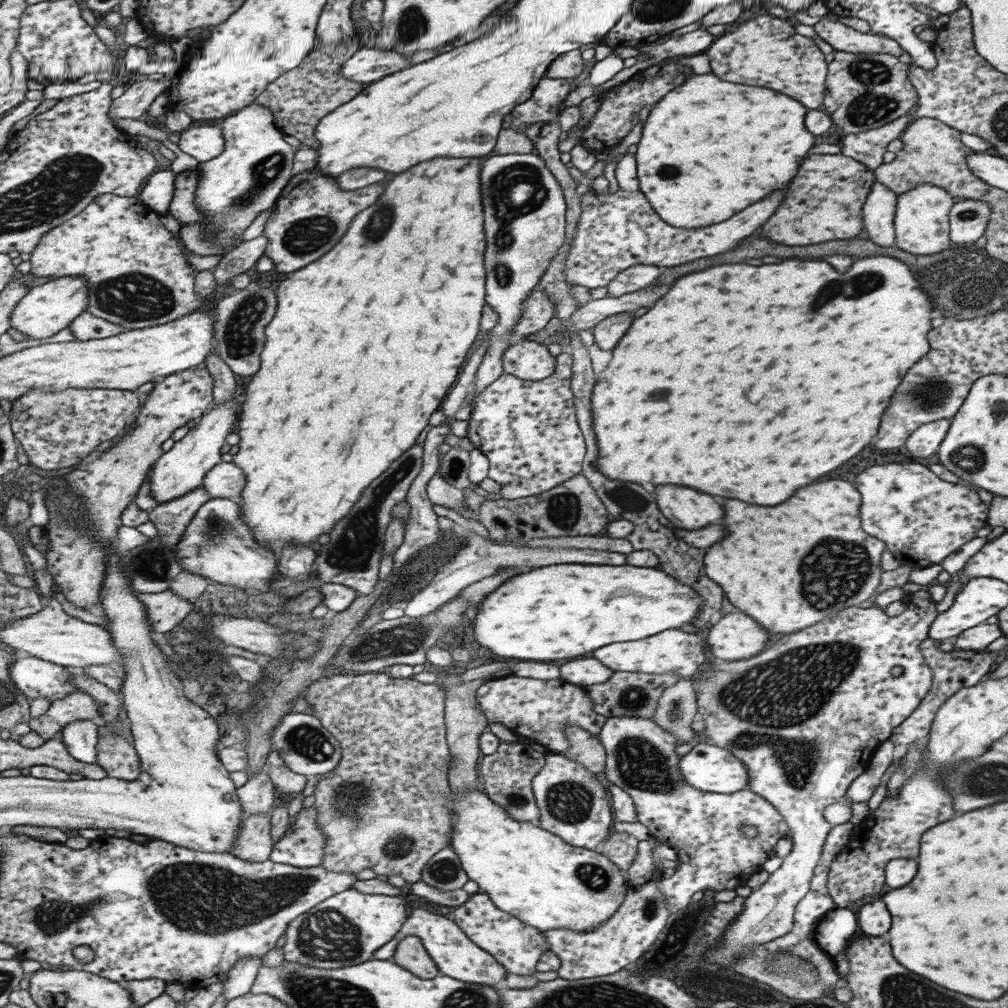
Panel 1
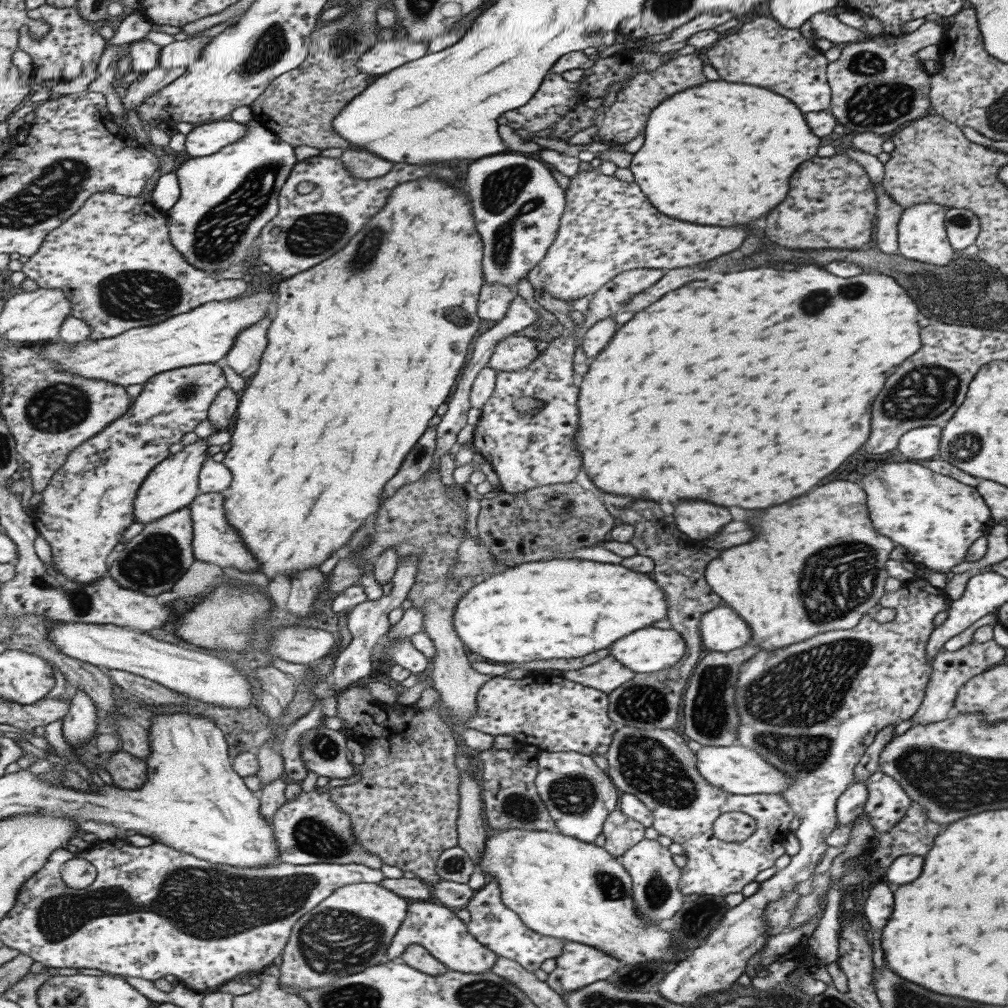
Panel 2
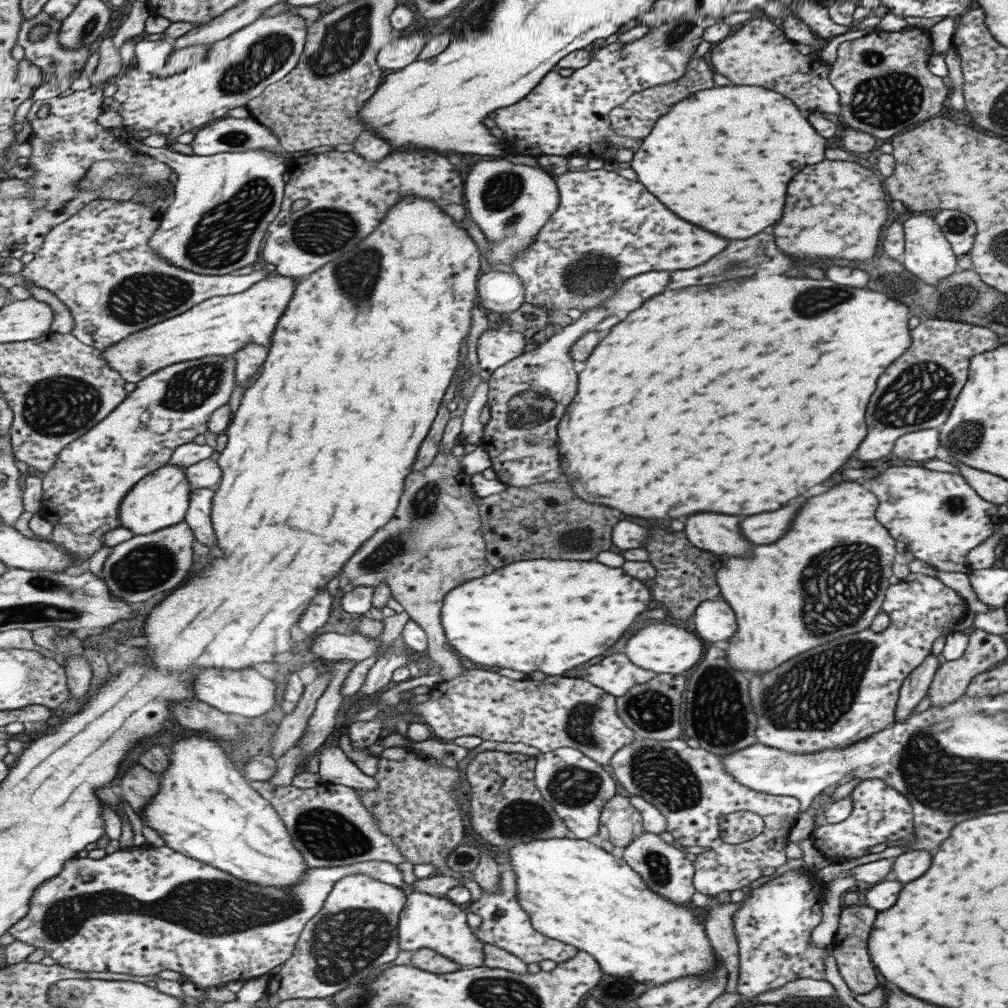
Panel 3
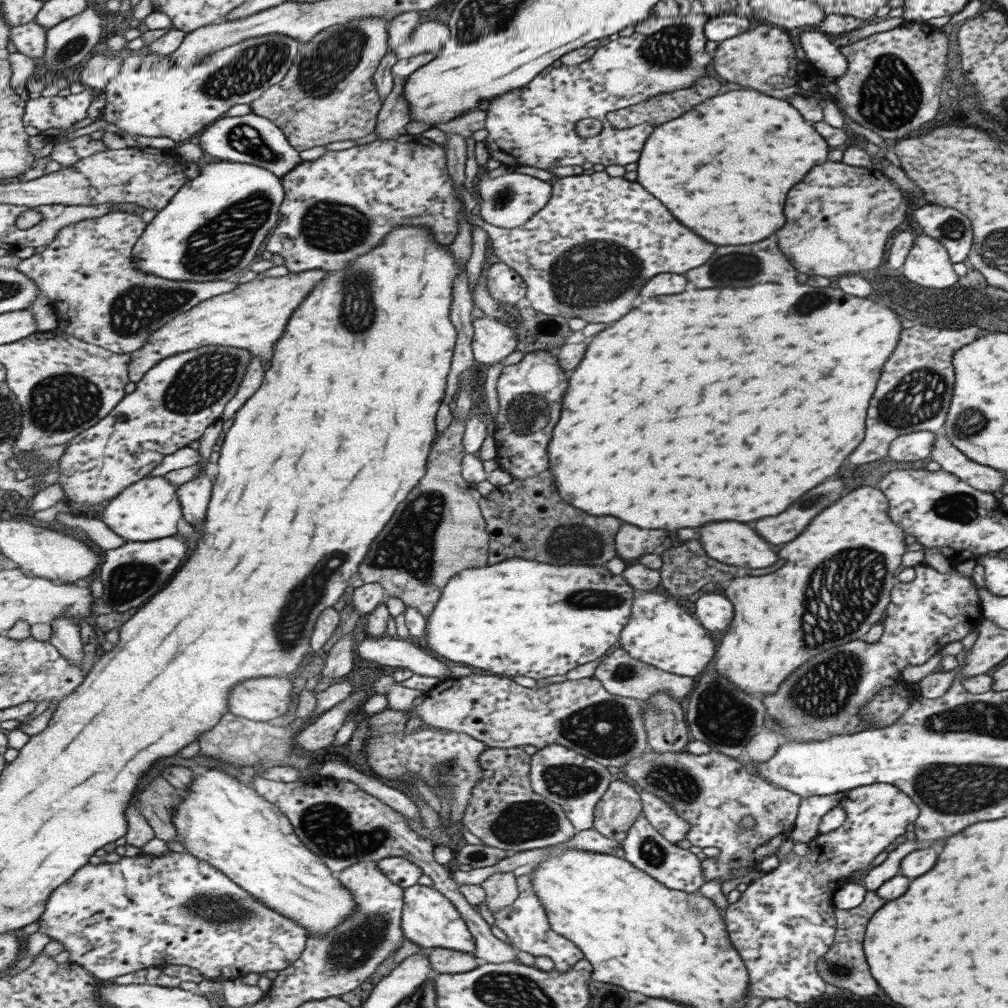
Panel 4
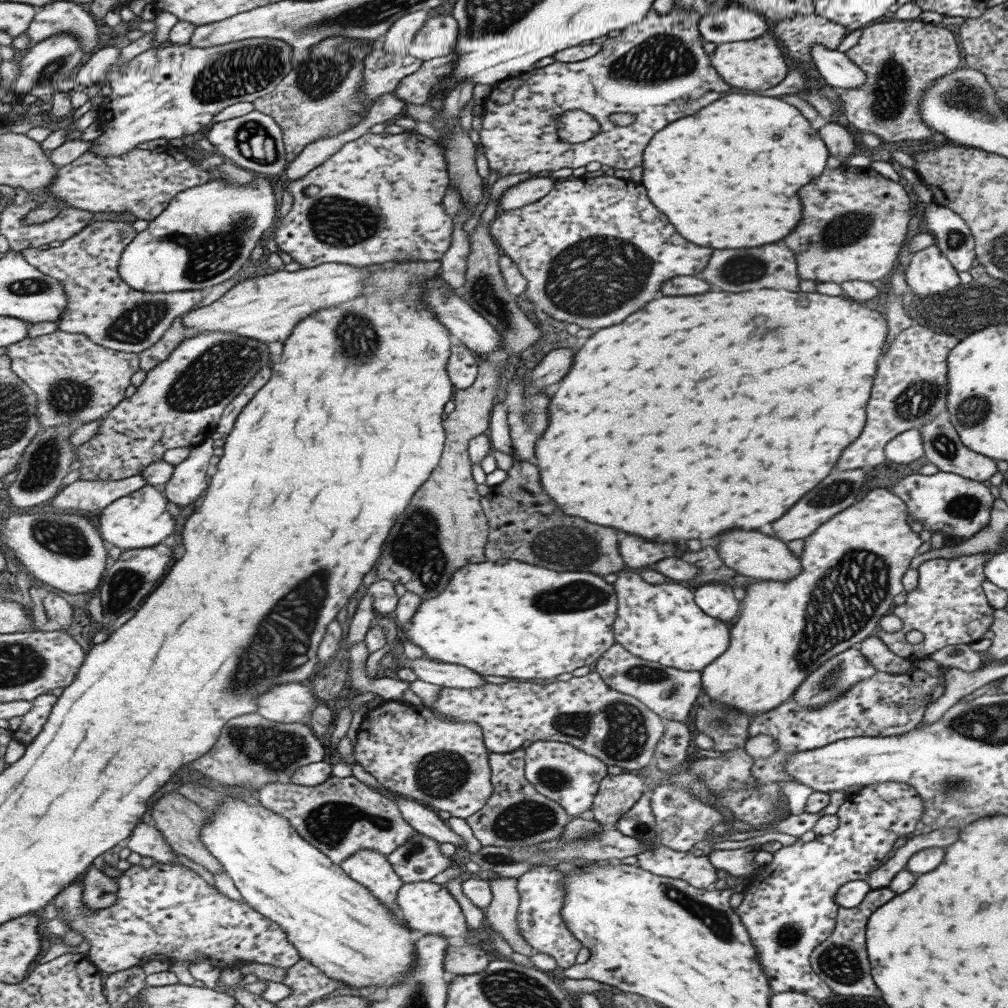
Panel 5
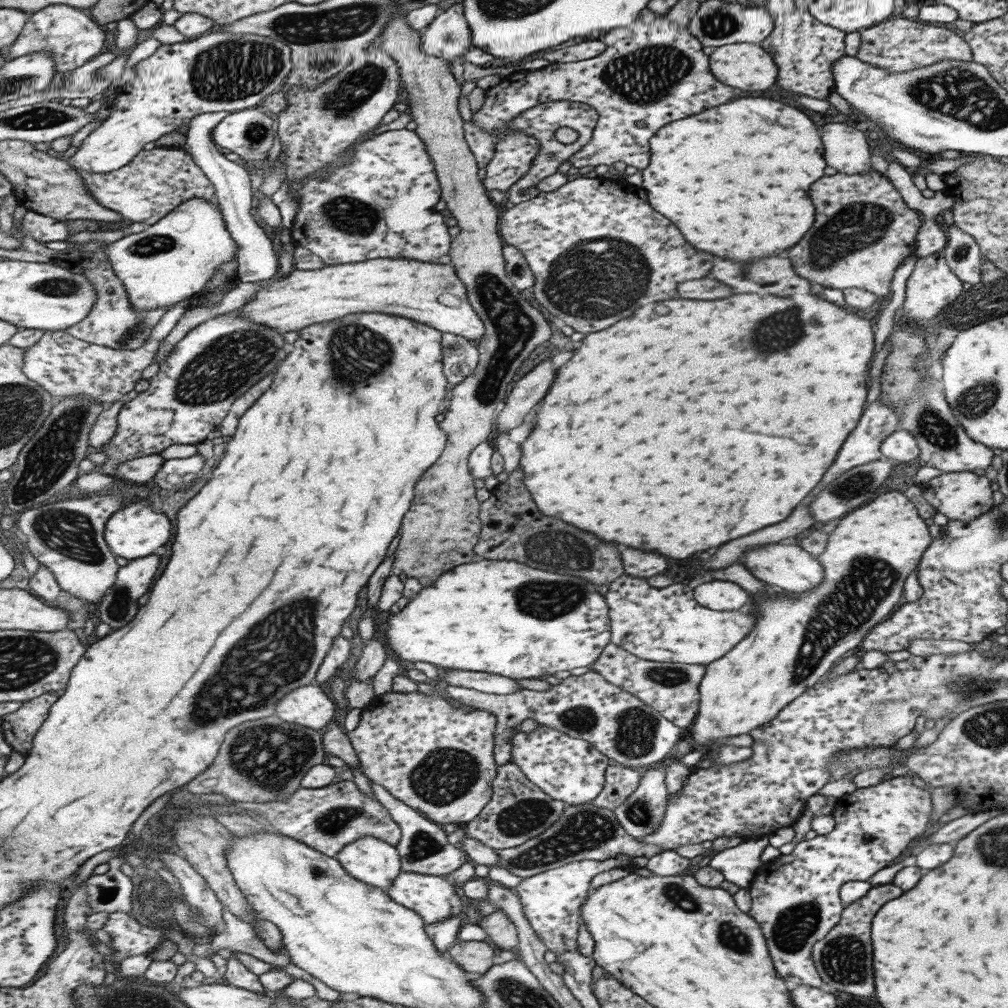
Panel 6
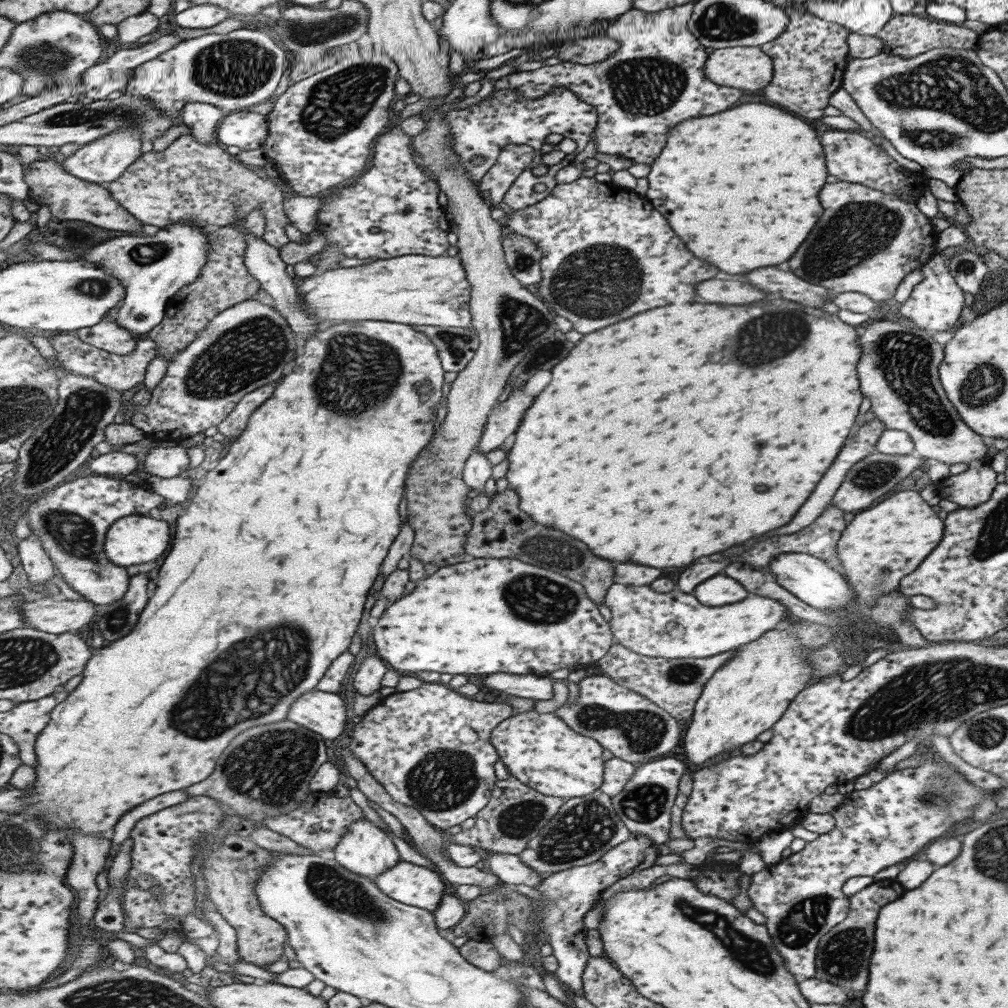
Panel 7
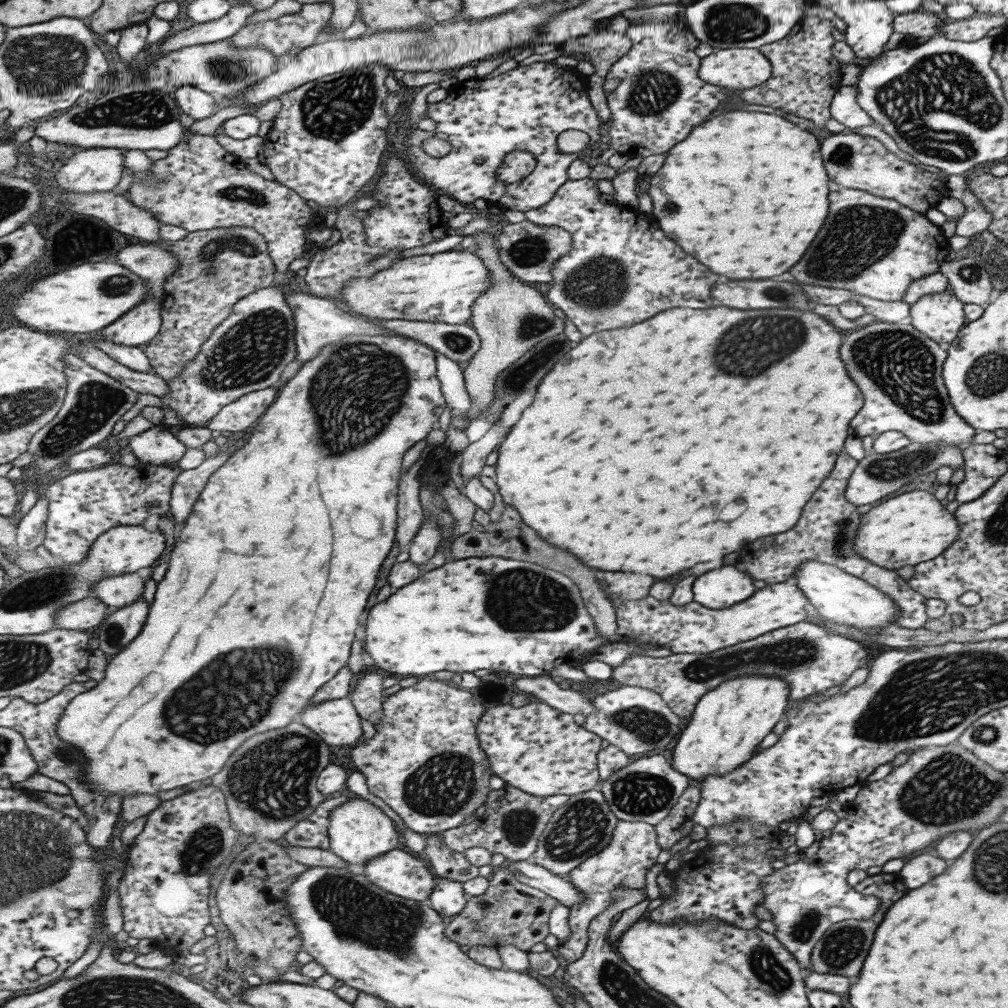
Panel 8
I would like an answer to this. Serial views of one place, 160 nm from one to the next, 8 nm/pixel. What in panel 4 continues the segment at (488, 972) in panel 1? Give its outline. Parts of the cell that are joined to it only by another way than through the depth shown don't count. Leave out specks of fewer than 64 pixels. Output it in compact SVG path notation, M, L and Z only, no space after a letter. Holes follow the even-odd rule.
M415 886L405 888L405 906L403 914L403 929L406 938L423 948L448 948L459 952L476 951L476 940L472 935L460 909L453 904L449 897L439 892L435 887Z

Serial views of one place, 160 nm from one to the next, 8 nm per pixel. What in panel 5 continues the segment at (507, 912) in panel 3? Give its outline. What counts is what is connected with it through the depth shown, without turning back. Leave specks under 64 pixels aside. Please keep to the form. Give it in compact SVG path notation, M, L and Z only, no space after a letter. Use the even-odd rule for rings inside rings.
M538 866L518 878L521 902L517 924L520 933L537 953L548 954L556 962L556 972L575 964L575 957L582 947L580 941L572 935L561 915L564 904L564 888L560 886L563 872L553 866Z

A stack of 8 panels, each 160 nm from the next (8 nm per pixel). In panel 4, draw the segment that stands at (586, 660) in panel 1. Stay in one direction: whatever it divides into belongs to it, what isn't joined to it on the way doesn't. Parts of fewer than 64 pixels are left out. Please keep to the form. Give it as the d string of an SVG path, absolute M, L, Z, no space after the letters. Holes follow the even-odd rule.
M614 647L605 654L601 663L599 663L593 674L600 681L602 687L611 695L621 696L622 698L639 700L649 700L656 692L666 692L673 700L682 701L682 699L691 690L694 677L677 676L670 672L663 672L650 664L639 662L631 658L623 649Z

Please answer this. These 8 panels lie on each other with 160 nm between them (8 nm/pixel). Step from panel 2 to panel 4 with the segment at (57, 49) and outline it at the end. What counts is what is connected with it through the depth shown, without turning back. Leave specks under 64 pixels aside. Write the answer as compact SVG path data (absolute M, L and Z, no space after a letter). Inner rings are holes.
M39 22L12 28L12 43L19 52L31 58L44 58L47 50L48 30Z

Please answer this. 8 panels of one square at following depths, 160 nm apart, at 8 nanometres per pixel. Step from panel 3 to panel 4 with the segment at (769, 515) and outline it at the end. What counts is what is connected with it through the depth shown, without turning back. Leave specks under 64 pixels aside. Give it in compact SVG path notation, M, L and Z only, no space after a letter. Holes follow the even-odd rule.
M825 480L811 492L805 492L797 502L793 502L785 512L753 522L753 530L769 544L781 544L793 540L807 522L825 506L833 504L837 498L847 494L847 488L839 480Z

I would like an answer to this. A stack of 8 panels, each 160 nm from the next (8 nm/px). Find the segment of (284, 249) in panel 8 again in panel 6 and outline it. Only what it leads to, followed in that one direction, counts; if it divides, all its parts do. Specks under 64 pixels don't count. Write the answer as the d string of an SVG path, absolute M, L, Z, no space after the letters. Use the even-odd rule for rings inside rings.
M154 147L143 150L131 163L110 173L77 170L87 181L88 191L107 208L132 222L151 226L191 199L202 198L218 202L216 185L184 147Z

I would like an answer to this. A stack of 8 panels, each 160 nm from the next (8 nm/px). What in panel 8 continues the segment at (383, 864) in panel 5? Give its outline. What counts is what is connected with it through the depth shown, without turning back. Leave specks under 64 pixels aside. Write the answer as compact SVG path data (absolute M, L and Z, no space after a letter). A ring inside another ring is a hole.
M361 797L352 798L332 812L329 825L330 849L349 864L366 864L395 850L401 844L395 822L385 812Z

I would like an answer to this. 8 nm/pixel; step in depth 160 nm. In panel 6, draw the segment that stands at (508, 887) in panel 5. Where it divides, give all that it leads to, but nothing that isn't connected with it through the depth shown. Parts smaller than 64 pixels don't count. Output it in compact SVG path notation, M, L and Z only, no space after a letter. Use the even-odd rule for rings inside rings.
M497 907L495 912L481 917L479 924L486 930L488 940L496 948L517 950L520 943L519 929L514 920L511 920L511 917L501 907Z

